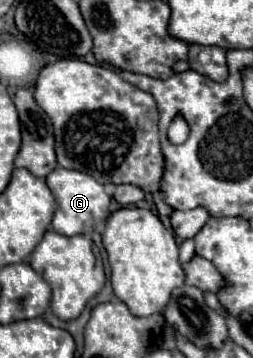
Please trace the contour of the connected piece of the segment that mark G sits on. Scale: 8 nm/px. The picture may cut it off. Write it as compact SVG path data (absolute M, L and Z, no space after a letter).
M56 167L46 177L46 185L52 191L56 205L58 205L54 219L52 219L52 229L56 233L60 233L60 235L86 235L86 233L92 233L94 229L100 229L104 225L104 221L108 219L110 197L104 191L104 185L98 183L94 177L80 173L80 171Z

